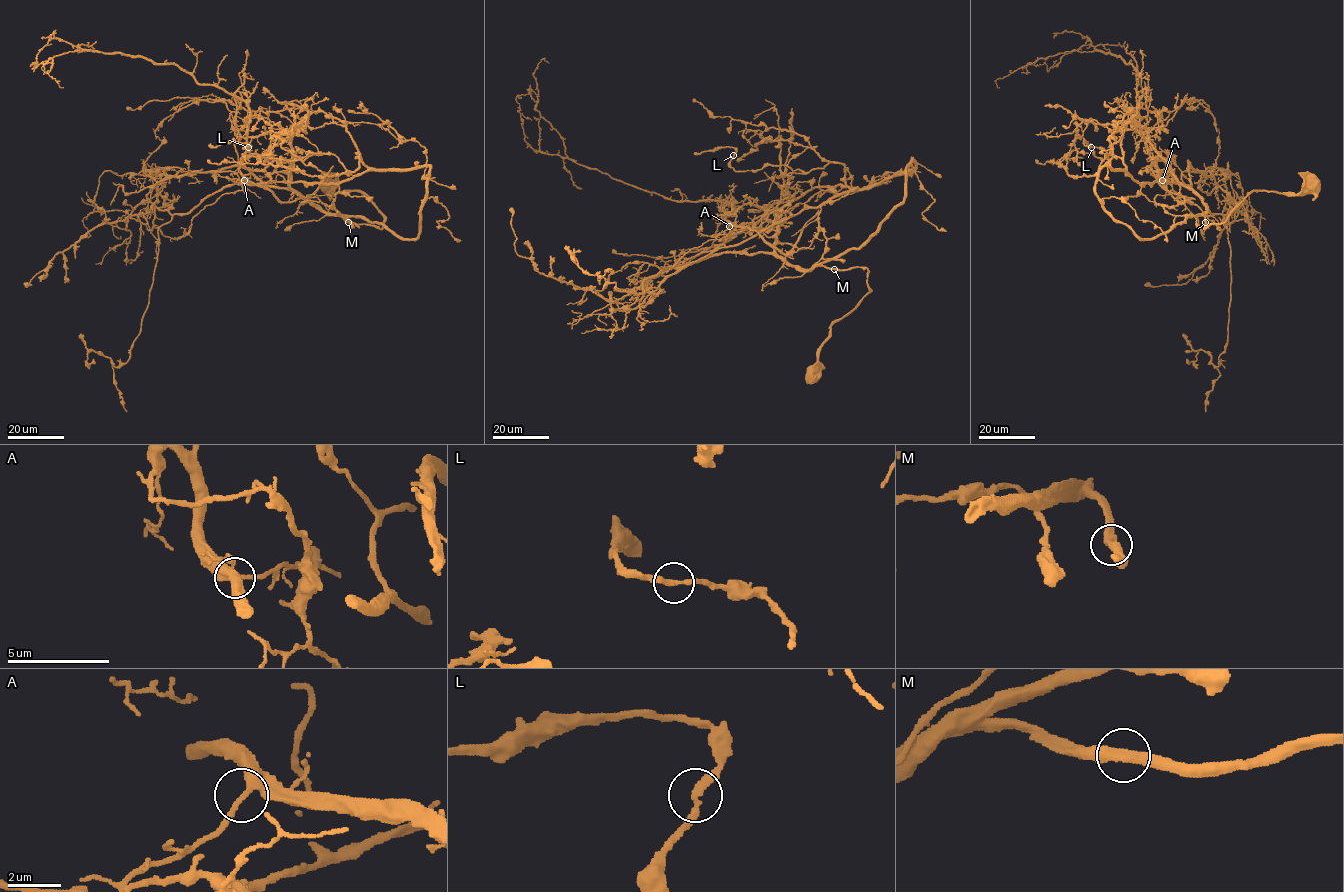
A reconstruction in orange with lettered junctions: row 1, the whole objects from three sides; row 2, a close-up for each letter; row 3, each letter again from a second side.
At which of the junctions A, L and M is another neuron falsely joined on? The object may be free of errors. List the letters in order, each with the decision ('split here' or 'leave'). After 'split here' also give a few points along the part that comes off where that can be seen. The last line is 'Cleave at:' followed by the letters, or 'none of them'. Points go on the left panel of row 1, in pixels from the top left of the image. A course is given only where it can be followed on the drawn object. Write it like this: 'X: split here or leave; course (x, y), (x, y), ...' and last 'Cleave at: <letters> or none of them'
A: split here; course (243, 180), (250, 107), (222, 89), (173, 64), (83, 50), (50, 58), (48, 74), (63, 87)
L: leave
M: leave
Cleave at: A

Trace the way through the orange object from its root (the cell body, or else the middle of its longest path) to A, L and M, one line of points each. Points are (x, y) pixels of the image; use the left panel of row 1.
A: (324, 184), (360, 191), (382, 227), (327, 214), (288, 173), (265, 187), (243, 180)
L: (324, 184), (360, 191), (382, 227), (327, 214), (290, 188), (294, 125), (317, 153), (284, 161), (248, 147)
M: (324, 184), (323, 188), (331, 194), (360, 191), (383, 217), (380, 228), (348, 222)

